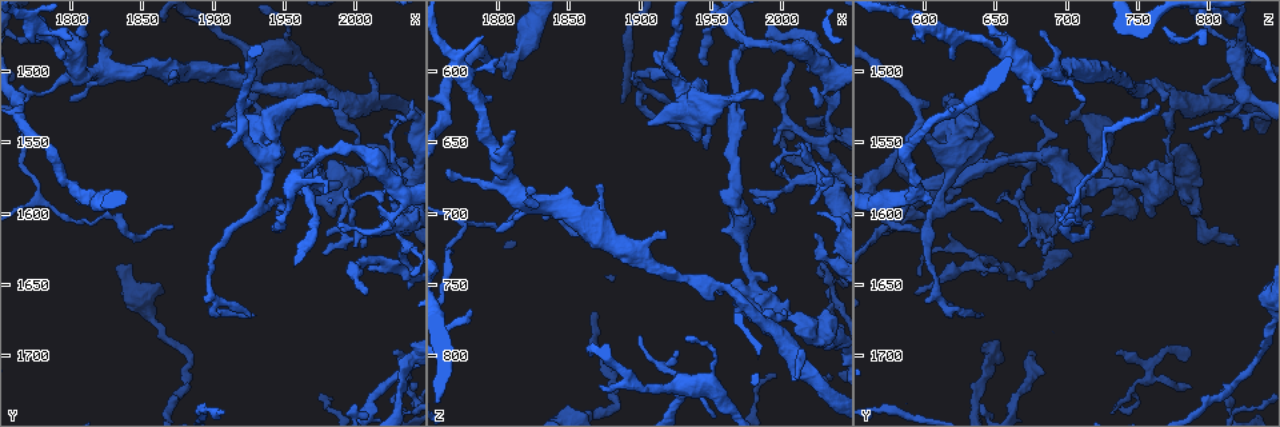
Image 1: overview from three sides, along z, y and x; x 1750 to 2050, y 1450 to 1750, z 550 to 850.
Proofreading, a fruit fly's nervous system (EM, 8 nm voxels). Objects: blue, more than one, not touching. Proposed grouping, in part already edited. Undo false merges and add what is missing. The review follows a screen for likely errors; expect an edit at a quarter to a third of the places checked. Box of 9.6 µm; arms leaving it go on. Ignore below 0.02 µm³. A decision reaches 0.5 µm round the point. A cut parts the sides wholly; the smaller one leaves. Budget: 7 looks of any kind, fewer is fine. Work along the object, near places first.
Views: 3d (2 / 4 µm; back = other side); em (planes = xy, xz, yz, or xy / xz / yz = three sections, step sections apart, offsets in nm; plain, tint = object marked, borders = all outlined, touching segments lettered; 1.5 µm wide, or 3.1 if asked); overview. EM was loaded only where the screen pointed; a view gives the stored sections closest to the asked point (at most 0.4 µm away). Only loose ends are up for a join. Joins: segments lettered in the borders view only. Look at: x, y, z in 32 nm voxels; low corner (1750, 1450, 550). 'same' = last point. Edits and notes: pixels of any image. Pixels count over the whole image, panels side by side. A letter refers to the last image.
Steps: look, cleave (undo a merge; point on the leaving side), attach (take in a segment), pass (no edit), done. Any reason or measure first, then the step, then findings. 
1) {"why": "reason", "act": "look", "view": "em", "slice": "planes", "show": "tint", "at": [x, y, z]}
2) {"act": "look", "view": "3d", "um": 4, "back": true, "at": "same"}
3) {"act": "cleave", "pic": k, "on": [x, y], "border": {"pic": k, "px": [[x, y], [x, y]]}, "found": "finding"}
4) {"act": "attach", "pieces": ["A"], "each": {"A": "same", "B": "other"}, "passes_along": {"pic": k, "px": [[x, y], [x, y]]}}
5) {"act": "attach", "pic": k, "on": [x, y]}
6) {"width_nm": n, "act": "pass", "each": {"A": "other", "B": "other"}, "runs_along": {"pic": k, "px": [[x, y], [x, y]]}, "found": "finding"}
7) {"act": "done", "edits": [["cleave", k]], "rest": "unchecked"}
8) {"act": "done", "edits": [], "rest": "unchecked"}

{"why": "free end", "act": "look", "view": "em", "slice": "xz", "step": 8, "show": "borders", "at": [1988, 1522, 620]}

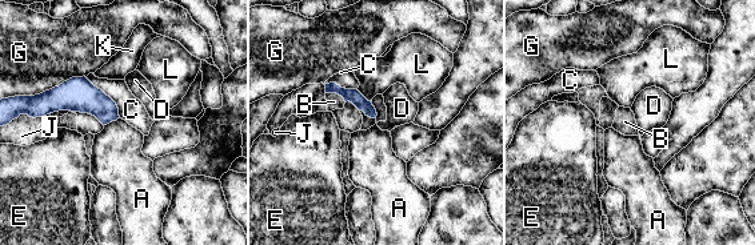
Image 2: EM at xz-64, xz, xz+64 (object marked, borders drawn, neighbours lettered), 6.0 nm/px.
{"act": "look", "view": "em", "slice": "planes", "show": "borders", "at": "same"}

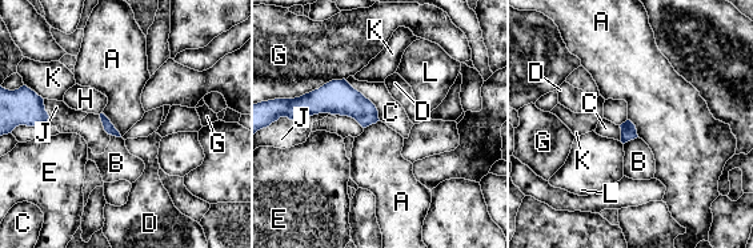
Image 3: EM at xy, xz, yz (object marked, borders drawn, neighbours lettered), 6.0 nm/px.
{"act": "pass", "each": {"A": "other", "B": "other", "C": "other", "D": "other", "E": "other", "G": "other", "H": "other", "J": "other", "K": "other", "L": "other"}, "border": {"pic": 3, "px": [[103, 112], [121, 136]]}, "found": "none of them fits"}

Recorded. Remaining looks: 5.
{"why": "thick turns thin", "act": "look", "view": "em", "slice": "planes", "show": "borders", "at": [1810, 1588, 592]}

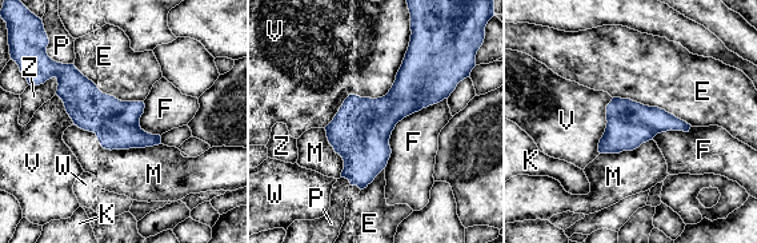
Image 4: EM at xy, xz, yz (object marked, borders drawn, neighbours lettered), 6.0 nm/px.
{"act": "pass", "each": {"E": "other", "F": "other", "K": "other", "M": "other", "P": "other", "V": "other", "W": "other", "Z": "other"}, "border": {"pic": 4, "px": [[447, 98], [396, 124], [384, 168]]}, "found": "one cell here"}

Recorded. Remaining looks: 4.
{"why": "calibre changes", "act": "look", "view": "em", "slice": "planes", "show": "borders", "at": [1782, 1474, 616]}

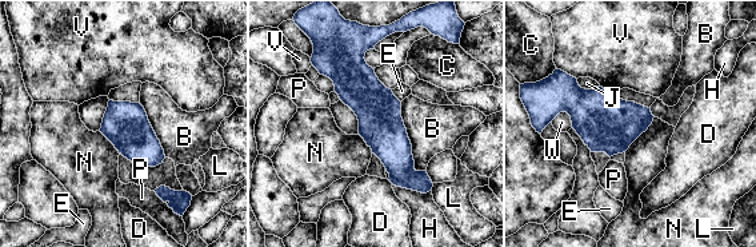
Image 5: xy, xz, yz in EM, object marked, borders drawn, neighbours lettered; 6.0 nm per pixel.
{"width_nm": 280, "act": "pass", "each": {"B": "other", "C": "other", "D": "other", "E": "other", "H": "other", "J": "other", "L": "other", "N": "other", "P": "other", "V": "other", "W": "other"}, "border": {"pic": 5, "px": [[654, 116], [650, 126], [624, 151]]}, "found": "continuous, no second cell"}

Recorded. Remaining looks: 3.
{"act": "done", "edits": [], "rest": "unchecked"}

